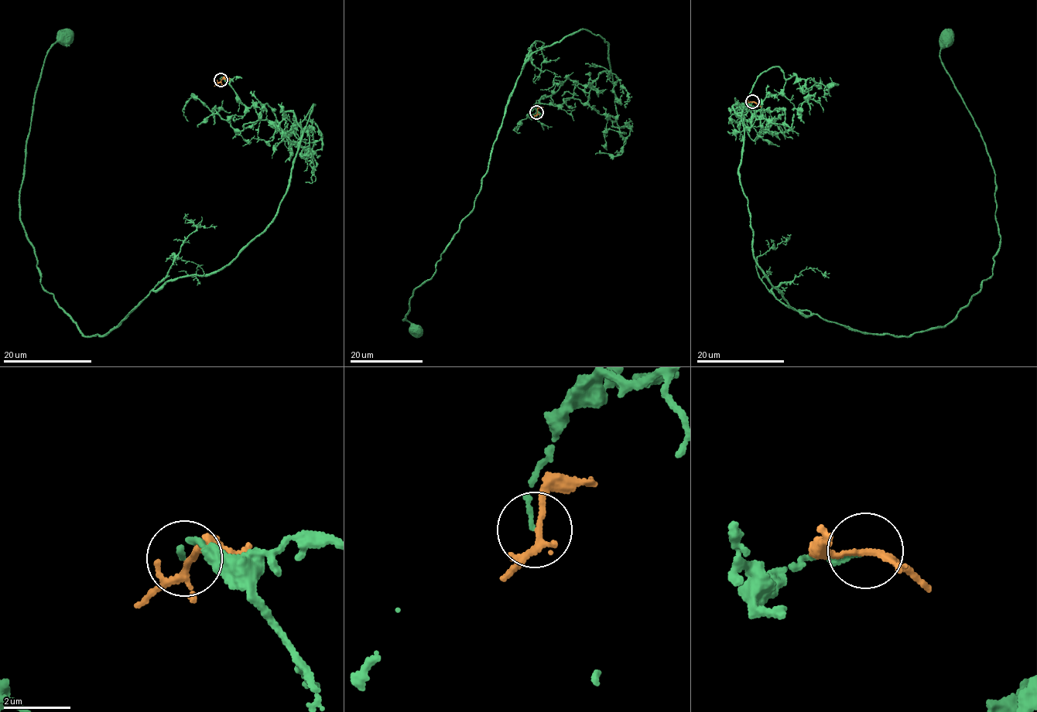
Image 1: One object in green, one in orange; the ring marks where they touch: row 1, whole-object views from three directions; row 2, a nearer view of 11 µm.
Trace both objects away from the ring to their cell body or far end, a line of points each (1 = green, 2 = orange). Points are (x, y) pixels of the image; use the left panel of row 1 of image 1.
1: (220, 80), (300, 127), (273, 223), (88, 337), (42, 288), (19, 212), (35, 92), (64, 32)
2: (220, 80), (230, 77)

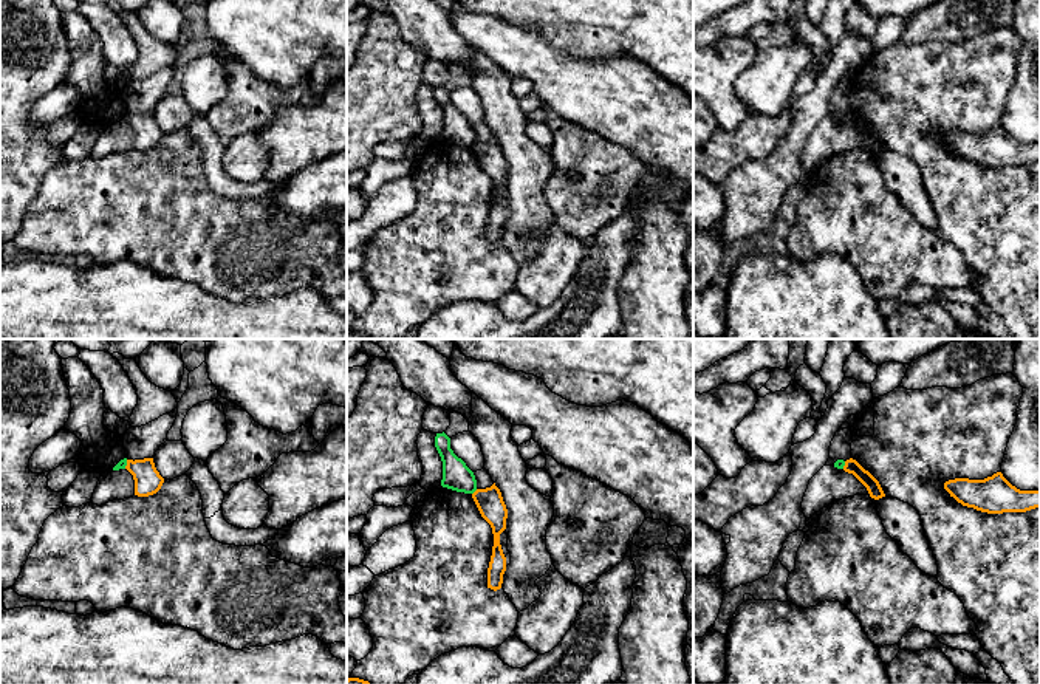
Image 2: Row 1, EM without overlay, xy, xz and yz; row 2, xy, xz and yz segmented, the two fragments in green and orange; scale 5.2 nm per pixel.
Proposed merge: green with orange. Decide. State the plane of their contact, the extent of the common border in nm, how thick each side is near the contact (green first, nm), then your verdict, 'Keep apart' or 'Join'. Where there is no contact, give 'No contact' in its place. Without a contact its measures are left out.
Touches green in xz. Shared border 40 nm. Thickness 150 nm (green) against 140 nm. Keep apart

